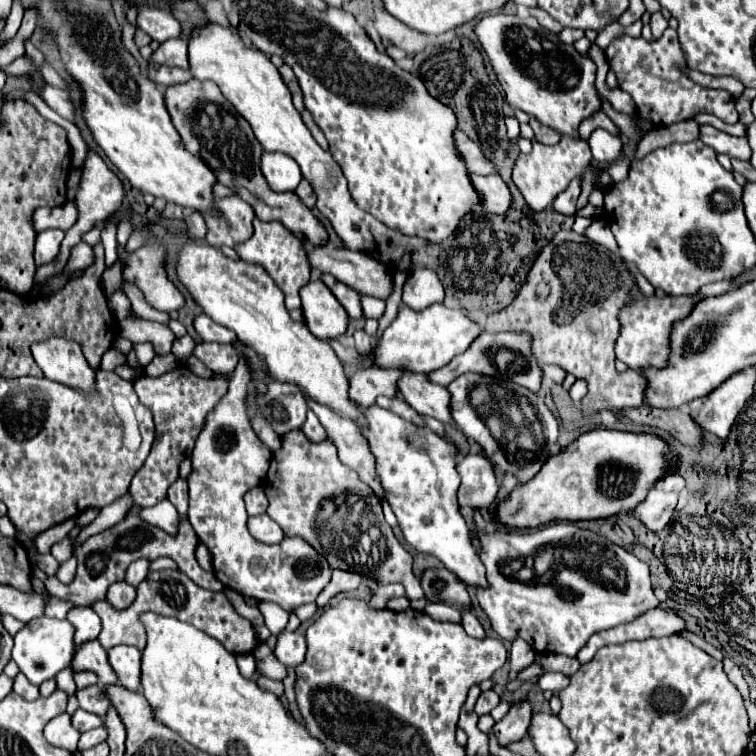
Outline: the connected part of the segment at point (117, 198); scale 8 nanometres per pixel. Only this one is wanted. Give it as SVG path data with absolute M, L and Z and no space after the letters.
M89 150L89 156L87 156L85 166L83 166L81 186L79 186L77 198L75 198L77 208L79 208L79 220L77 220L75 226L69 228L69 232L65 234L65 240L63 240L63 244L61 244L61 254L59 254L57 262L51 262L51 266L39 266L39 268L37 268L37 274L35 274L35 280L45 280L47 276L51 276L51 274L55 274L55 272L61 272L61 270L65 268L65 262L69 260L71 248L73 248L75 244L79 244L81 236L83 236L85 232L89 232L89 230L95 226L95 222L109 218L109 216L121 206L121 200L123 200L123 184L121 184L121 180L107 168L107 164L103 162L101 156L97 156L93 150Z

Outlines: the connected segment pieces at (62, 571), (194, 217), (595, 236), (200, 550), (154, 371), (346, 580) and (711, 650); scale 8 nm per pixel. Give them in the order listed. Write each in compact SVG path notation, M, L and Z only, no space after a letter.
M71 556L67 562L63 562L55 574L55 578L59 578L63 584L65 582L71 582L73 580L73 574L75 574L75 566L77 566L77 558Z
M193 212L193 214L189 216L187 230L189 230L189 236L191 236L191 238L199 238L199 240L205 238L207 226L205 226L205 220L203 220L203 216L201 216L199 212Z
M598 220L590 225L584 232L585 237L600 246L603 246L613 252L613 254L618 254L618 246L607 224L606 220Z
M199 542L199 546L197 546L197 562L201 564L203 570L213 572L213 566L211 566L211 554L209 554L209 550L207 550L207 546L205 546L203 542Z
M172 353L165 356L155 356L155 358L145 367L145 374L151 377L158 377L175 367L176 358Z
M333 570L331 582L325 586L325 590L317 598L319 608L323 608L339 592L355 590L359 586L359 582L361 582L361 576L357 576L357 574L349 574L349 572L343 572L343 570Z
M687 632L687 634L679 634L679 636L683 636L683 638L689 638L689 640L691 640L691 642L693 642L695 646L702 649L707 654L711 654L713 658L717 658L717 660L722 661L723 654L721 653L721 651L712 644L706 642L704 639L700 638L699 636L695 636L694 633Z

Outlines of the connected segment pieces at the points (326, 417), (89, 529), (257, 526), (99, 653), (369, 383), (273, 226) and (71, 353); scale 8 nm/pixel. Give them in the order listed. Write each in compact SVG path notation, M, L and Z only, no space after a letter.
M305 396L307 406L315 412L323 428L327 430L327 438L335 444L339 452L339 460L353 468L359 478L373 488L375 494L383 494L381 484L377 482L377 474L373 474L373 454L369 454L369 446L365 446L365 438L357 438L357 426L353 420L339 416L333 408L319 404Z
M127 494L125 498L119 498L117 502L113 502L113 506L109 506L109 508L101 510L101 512L99 512L99 516L97 516L97 518L95 518L89 526L81 528L81 532L77 534L77 538L75 538L73 546L83 544L89 536L99 534L99 532L103 532L103 530L111 528L113 524L121 522L121 520L123 520L123 516L127 514L127 510L129 510L129 508L131 508L131 502L129 502L129 494Z
M267 514L261 516L251 516L247 520L247 528L251 532L251 536L263 544L279 544L285 536L281 526L277 526L277 522L273 522Z
M97 640L87 642L85 646L81 646L81 650L75 656L73 666L75 666L75 672L77 670L93 670L99 676L101 686L119 684L115 670L107 662L107 652L99 646Z
M371 368L371 370L357 370L349 378L349 398L359 406L375 404L377 396L393 398L397 392L397 372Z
M255 218L253 220L253 236L249 240L237 244L235 252L241 260L251 262L251 264L259 264L271 274L275 284L285 294L287 310L301 308L299 290L301 290L301 286L305 286L309 282L311 270L309 270L309 262L305 262L305 254L301 254L301 242L297 242L297 236L293 232L289 232L279 222L261 222Z
M45 338L31 346L37 366L49 380L81 388L85 392L93 390L95 370L87 366L87 360L75 340L69 338Z

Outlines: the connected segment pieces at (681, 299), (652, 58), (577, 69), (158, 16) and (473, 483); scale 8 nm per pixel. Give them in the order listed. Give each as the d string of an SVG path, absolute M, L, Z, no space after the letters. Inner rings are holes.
M637 286L629 290L629 302L619 312L621 334L617 338L615 354L621 362L625 362L631 370L647 370L647 368L665 368L671 354L671 328L677 320L683 320L691 314L699 298L691 294L683 296L643 296Z
M667 28L665 34L653 42L621 34L609 44L605 58L609 62L609 68L617 74L619 88L631 94L633 102L637 104L639 116L653 122L655 126L669 126L681 120L689 120L699 112L709 112L721 118L725 124L739 122L735 100L727 90L703 88L691 82L681 72L681 68L685 66L685 60L681 54L681 46L677 42L677 32L673 28ZM667 72L673 72L673 74L667 74Z
M489 14L475 24L473 32L481 44L481 50L487 54L501 88L505 90L507 102L511 106L527 112L529 116L535 116L541 124L545 124L561 134L579 138L577 126L581 124L581 120L589 118L597 110L601 110L601 98L595 90L595 62L591 58L581 56L573 48L573 44L561 42L557 34L543 28L533 16L519 18L519 16L509 16L509 14Z
M151 6L139 8L137 26L157 42L179 38L181 34L181 24L177 22L177 18L173 18L173 14L161 8L151 8Z
M467 454L459 464L459 502L469 508L489 508L497 500L497 480L489 460L481 454Z

